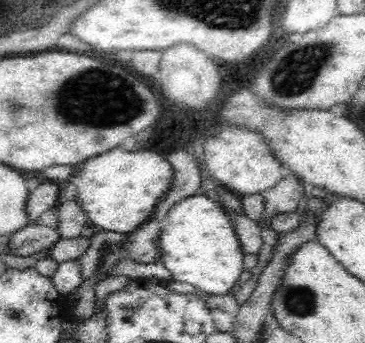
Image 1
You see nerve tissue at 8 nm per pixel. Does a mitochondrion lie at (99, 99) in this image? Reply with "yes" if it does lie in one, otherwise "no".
yes

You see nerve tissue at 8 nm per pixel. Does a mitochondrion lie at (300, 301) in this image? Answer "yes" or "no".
yes

